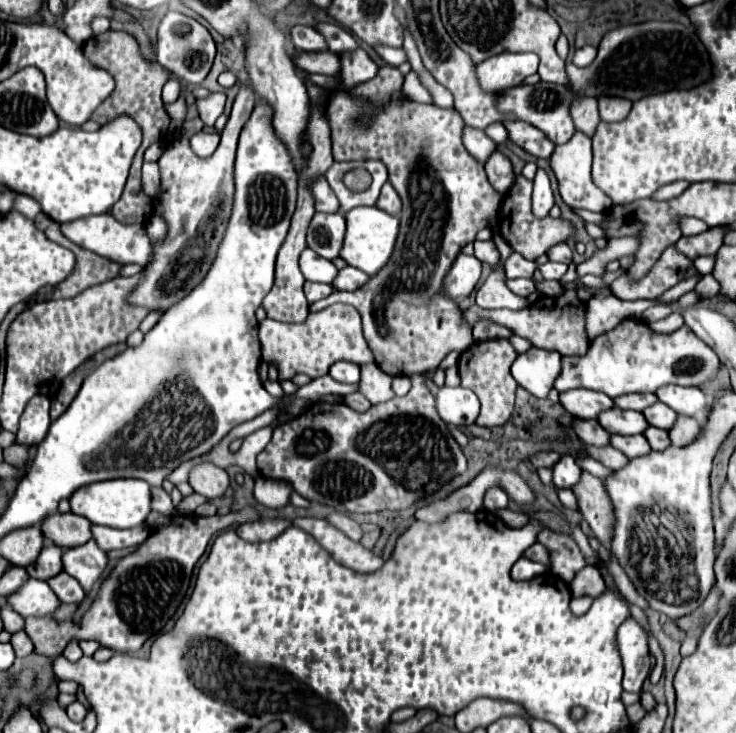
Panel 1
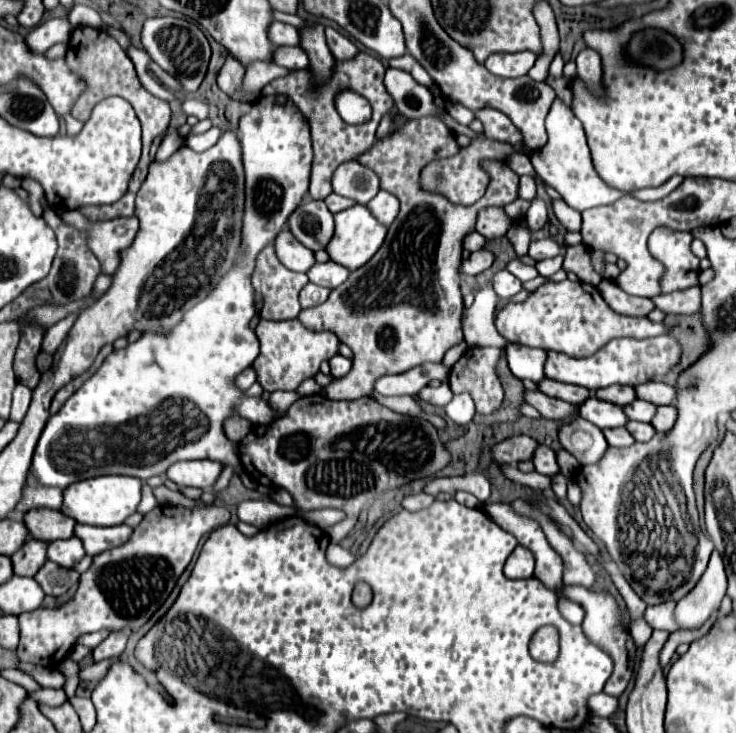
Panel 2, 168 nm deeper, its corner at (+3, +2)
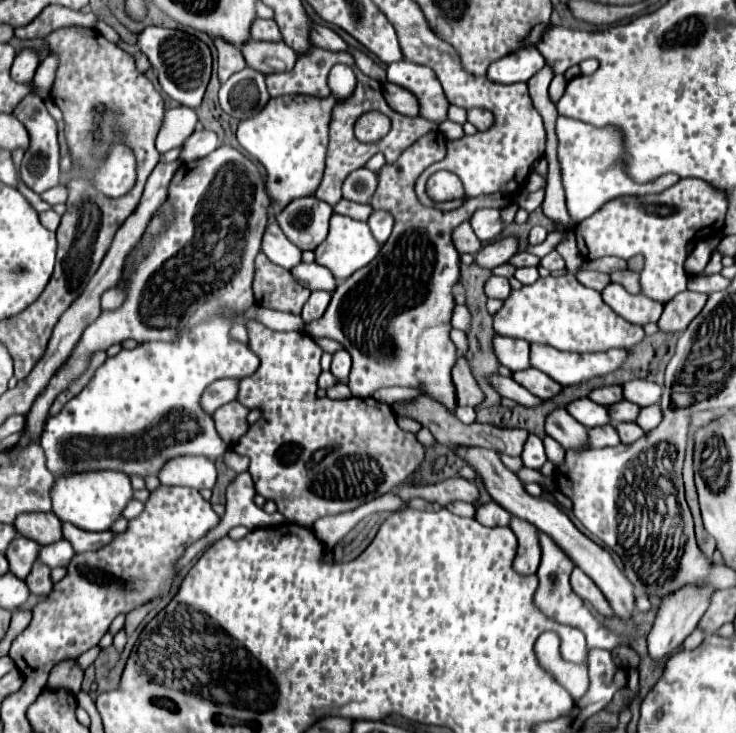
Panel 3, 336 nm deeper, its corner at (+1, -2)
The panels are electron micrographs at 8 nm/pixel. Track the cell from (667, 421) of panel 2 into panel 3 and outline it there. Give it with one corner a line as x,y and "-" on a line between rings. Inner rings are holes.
649,405
649,407
641,407
635,423
643,429
643,431
651,431
653,427
657,427
661,421
661,407
659,405

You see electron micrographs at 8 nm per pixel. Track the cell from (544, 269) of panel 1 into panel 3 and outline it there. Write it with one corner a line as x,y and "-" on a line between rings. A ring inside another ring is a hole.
553,249
549,255
545,255
543,259
541,259
541,265
545,267
545,269
549,269
549,271
557,271
557,269
565,269
565,261
563,261
563,257

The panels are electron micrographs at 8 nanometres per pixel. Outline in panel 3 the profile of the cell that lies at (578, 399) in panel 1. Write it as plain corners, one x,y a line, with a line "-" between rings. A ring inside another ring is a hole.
527,367
525,371
515,371
513,379
517,383
521,383
523,387
527,387
527,391
537,395
539,399
551,399
553,395
557,395
561,391
561,385
557,381
553,381
549,375
541,373
539,369
533,369
533,367

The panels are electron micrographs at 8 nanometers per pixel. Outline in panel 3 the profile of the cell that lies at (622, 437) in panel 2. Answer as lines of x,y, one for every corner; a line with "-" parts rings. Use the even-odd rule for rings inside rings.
609,423
609,427
591,427
589,429
589,443
593,443
593,449
597,449
597,447
613,447
621,441
619,441
615,427

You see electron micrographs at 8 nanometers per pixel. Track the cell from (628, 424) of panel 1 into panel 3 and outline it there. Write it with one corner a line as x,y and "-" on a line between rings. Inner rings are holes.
575,399
573,403
569,403
569,407
565,407
569,411
569,415
573,415
579,423
583,423
585,427
597,427
597,425
605,425
609,423
609,413
607,407
593,403
591,399

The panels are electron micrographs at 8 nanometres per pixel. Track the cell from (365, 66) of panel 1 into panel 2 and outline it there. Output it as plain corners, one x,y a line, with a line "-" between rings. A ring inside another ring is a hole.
325,27
325,35
327,35
327,45
337,61
349,61
359,53
355,43
345,35
341,35
339,31
335,31
333,27

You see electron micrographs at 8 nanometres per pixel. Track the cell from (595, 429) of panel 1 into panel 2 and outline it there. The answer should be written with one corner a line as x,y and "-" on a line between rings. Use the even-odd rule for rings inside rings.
527,391
527,403
533,405
545,419
563,421
563,419
579,417
577,407
573,407
571,403
559,401
559,399
551,399
551,397
543,395
541,391

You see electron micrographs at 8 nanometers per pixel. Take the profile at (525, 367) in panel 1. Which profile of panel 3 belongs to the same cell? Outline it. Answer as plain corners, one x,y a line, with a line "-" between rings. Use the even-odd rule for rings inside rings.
495,335
493,351
497,355
497,361
511,371
521,371
529,367
529,343
523,339
509,339

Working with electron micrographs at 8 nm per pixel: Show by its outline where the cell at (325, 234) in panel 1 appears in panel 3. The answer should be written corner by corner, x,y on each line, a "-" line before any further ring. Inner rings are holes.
309,195
293,199
275,215
275,219
291,243
301,251
313,251
327,237
331,213
331,205

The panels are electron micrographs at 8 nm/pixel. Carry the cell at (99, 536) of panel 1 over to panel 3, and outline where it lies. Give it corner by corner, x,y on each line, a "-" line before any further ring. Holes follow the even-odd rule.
63,523
61,525
61,533
63,533
63,539
67,539
71,543
71,547
75,549
75,553
85,553
85,551
101,549
103,545
107,545
113,539
111,531
91,533
91,531
75,527
73,523

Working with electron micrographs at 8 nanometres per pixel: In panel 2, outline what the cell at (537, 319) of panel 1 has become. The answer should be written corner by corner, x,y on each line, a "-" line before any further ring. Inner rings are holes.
561,281
545,283
529,295
525,303
509,303
495,319
497,331
511,343
521,343
527,347
539,347
545,351
559,351
569,357
593,355
599,347
615,337
647,339
669,333
665,323
653,323
647,317
619,315
607,307
599,291
581,281

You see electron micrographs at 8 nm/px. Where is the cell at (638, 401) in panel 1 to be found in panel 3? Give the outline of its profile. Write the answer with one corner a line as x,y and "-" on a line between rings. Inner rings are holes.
609,385
609,387
599,387
597,391
591,391
587,395
591,401
599,403
599,405
611,405
611,403
617,403
623,399
623,393
621,393
621,387
619,385

